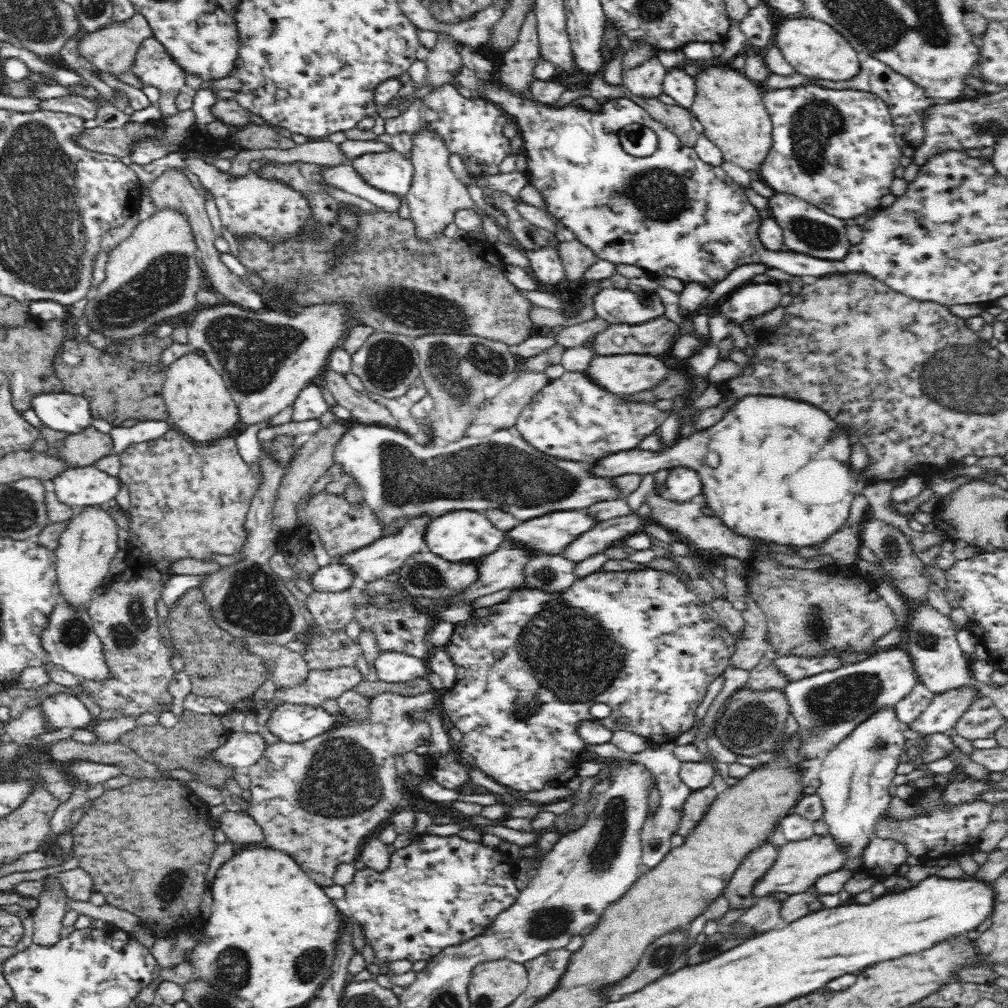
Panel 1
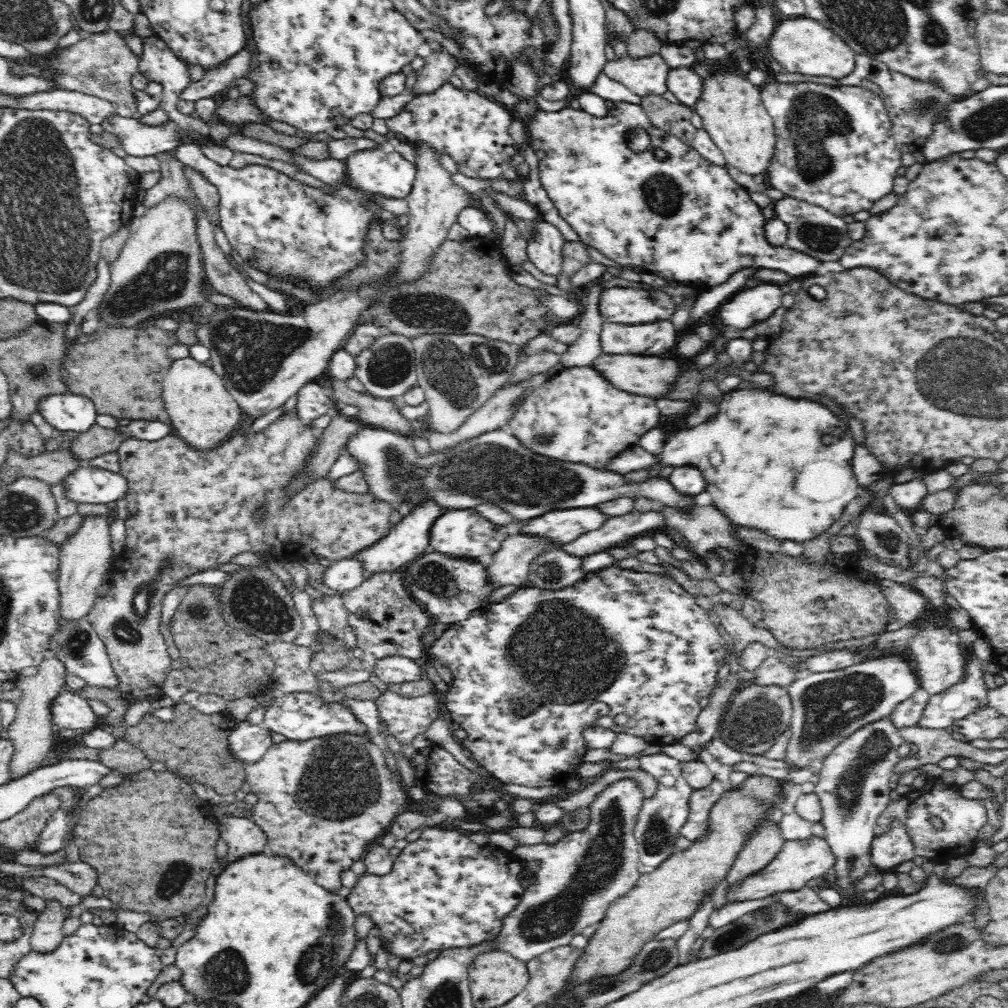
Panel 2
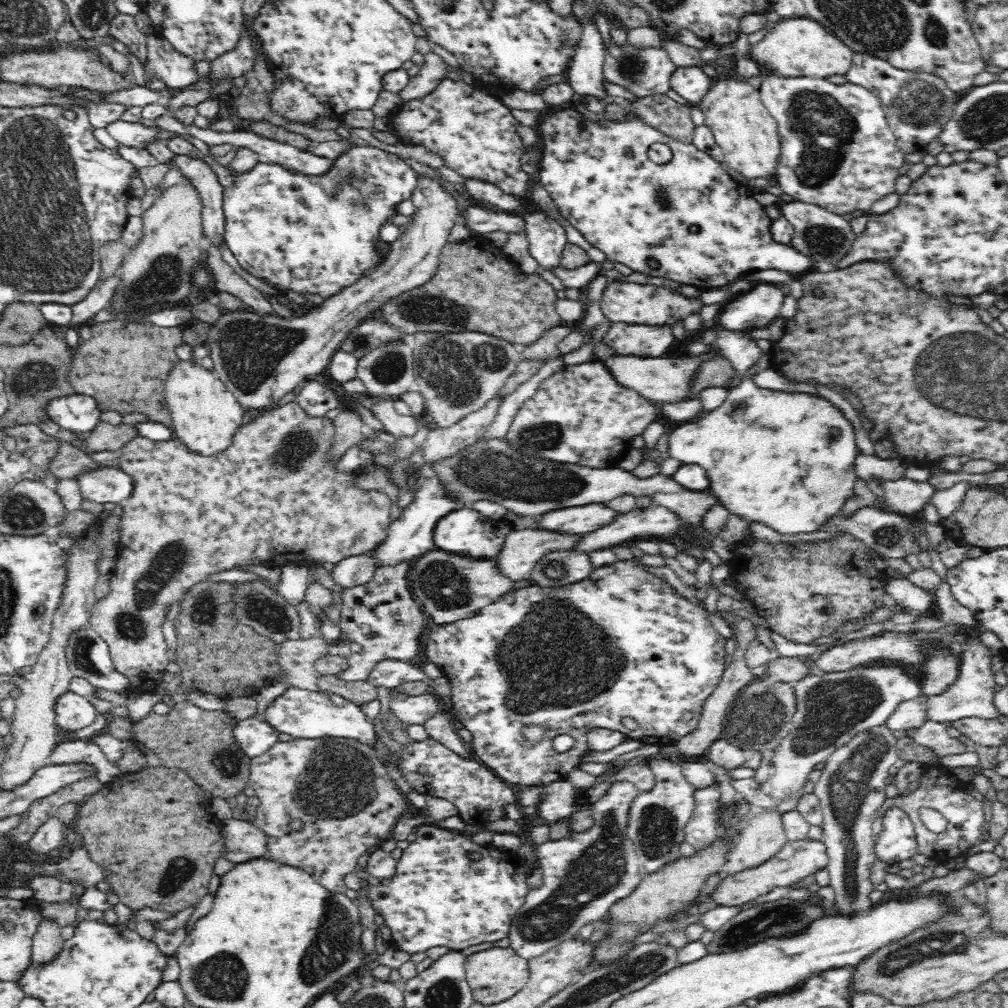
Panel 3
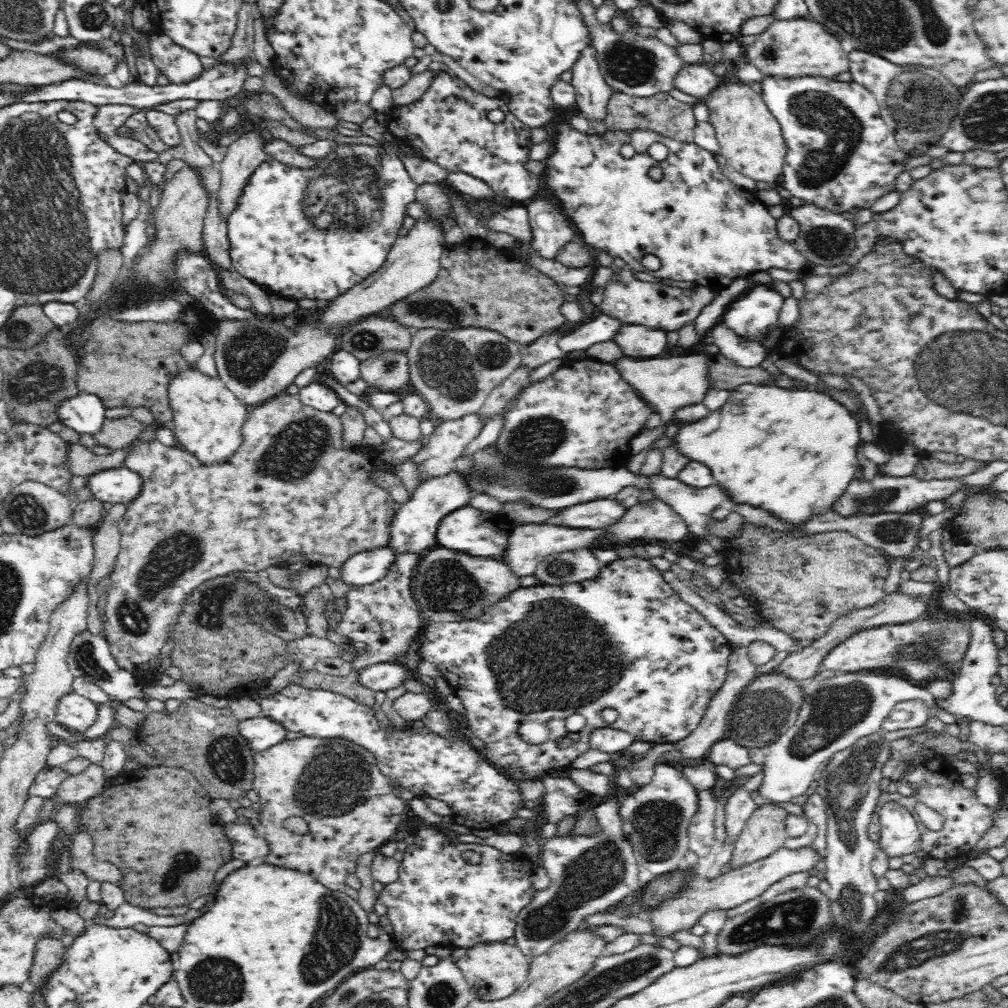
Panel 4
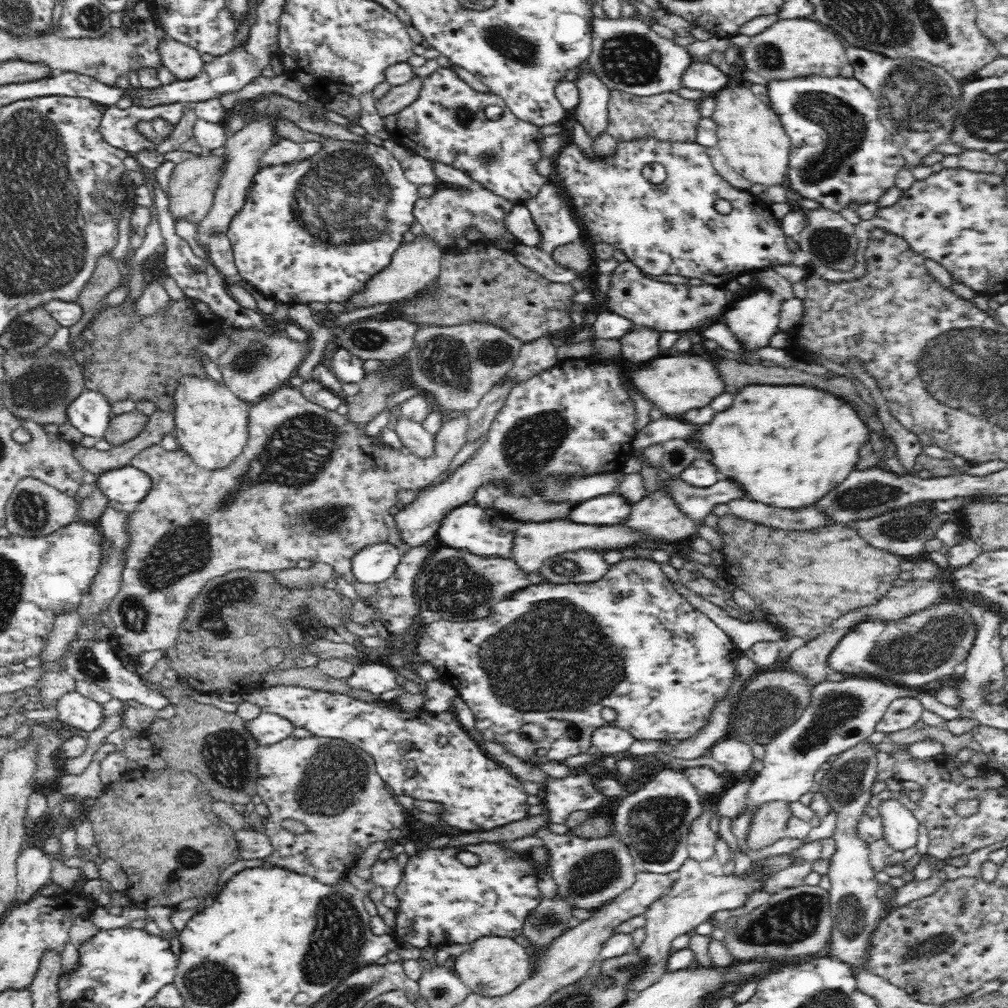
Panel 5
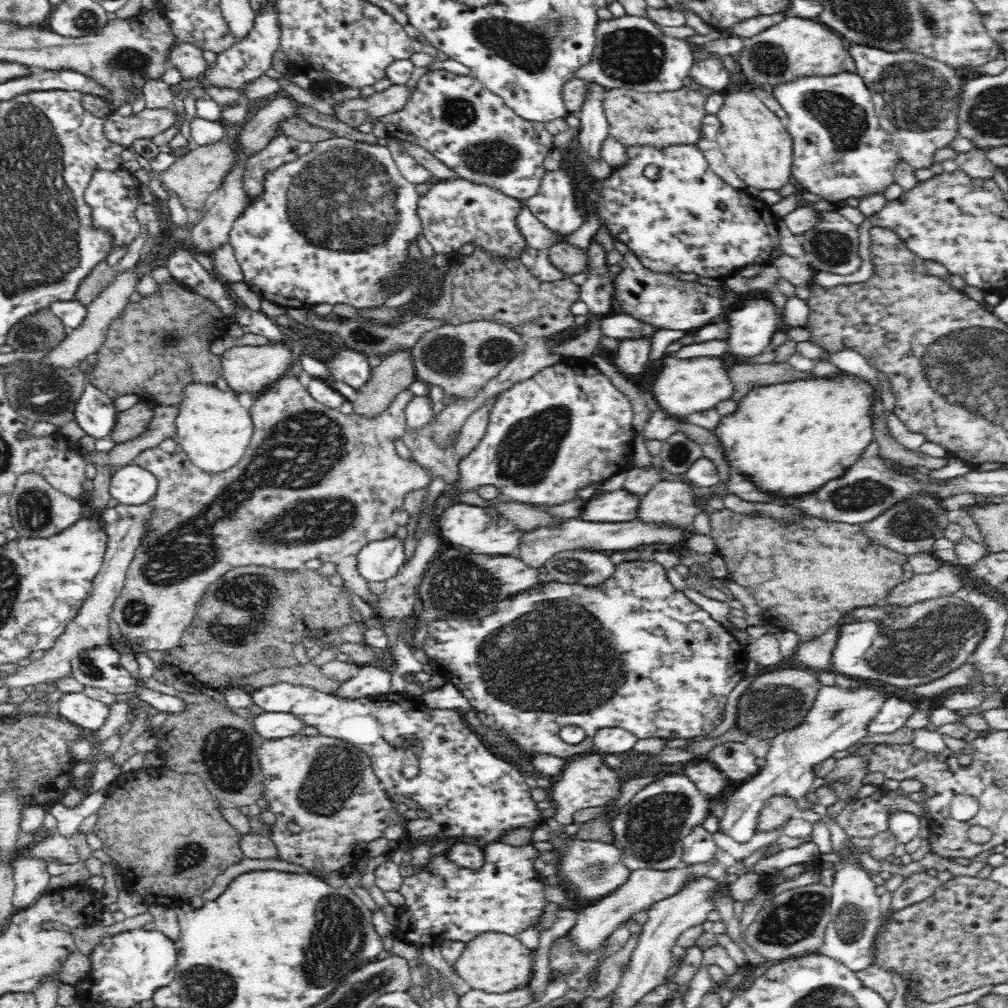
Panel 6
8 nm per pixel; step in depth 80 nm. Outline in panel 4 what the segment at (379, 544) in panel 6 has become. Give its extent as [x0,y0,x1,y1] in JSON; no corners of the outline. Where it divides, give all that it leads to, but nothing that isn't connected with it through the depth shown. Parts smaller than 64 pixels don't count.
[340,545,397,587]

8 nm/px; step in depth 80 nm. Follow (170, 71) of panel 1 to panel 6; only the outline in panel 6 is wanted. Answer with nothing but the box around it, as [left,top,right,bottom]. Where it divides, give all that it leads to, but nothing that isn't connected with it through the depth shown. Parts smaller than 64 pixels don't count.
[169,41,210,79]

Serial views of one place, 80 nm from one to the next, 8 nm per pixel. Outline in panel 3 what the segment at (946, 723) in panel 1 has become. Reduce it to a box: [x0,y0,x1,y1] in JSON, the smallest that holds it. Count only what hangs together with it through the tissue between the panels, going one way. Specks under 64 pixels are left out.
[927,635,1003,722]

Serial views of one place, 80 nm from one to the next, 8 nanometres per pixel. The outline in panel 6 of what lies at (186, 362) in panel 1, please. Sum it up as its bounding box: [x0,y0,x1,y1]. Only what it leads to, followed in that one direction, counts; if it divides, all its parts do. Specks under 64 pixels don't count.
[173,384,254,473]

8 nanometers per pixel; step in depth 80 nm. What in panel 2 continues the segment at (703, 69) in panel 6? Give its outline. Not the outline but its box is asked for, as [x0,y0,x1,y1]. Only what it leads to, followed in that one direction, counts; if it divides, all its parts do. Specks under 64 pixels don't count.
[667,67,704,108]

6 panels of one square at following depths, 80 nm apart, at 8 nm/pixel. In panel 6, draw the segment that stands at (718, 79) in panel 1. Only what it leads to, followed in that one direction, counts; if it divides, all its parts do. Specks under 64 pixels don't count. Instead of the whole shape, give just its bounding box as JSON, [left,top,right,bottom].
[714,91,793,190]

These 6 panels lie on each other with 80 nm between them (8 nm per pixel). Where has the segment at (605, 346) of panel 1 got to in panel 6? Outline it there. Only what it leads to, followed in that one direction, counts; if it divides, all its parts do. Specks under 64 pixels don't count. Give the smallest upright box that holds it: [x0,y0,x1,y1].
[612,338,650,381]

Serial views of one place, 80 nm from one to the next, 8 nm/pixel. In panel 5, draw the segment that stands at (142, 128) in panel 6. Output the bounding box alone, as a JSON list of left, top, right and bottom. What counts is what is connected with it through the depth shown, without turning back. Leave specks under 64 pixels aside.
[102,102,185,156]

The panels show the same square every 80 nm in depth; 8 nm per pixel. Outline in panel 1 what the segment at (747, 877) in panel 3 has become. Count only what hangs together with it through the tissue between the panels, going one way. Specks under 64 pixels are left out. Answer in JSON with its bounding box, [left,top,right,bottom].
[752,835,845,900]

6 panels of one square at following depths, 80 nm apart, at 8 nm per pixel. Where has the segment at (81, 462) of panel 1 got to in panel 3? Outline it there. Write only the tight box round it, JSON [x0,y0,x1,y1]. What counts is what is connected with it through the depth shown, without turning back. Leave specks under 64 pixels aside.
[84,422,141,454]

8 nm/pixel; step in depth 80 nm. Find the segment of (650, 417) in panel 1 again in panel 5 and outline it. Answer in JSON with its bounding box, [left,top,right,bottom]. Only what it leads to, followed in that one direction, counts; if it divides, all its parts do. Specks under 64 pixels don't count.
[394,358,636,548]

